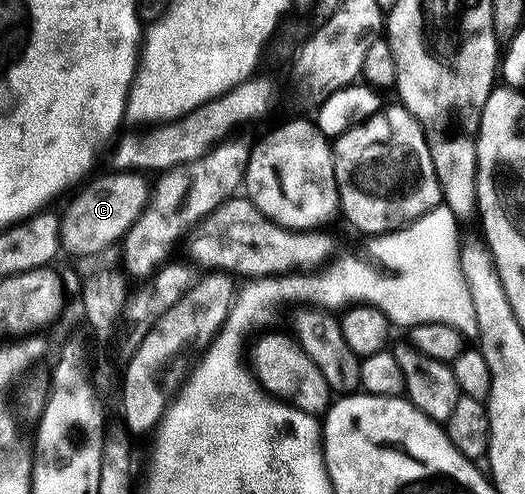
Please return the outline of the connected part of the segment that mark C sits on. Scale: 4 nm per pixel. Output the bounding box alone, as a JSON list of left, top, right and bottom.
[60,170,150,258]

